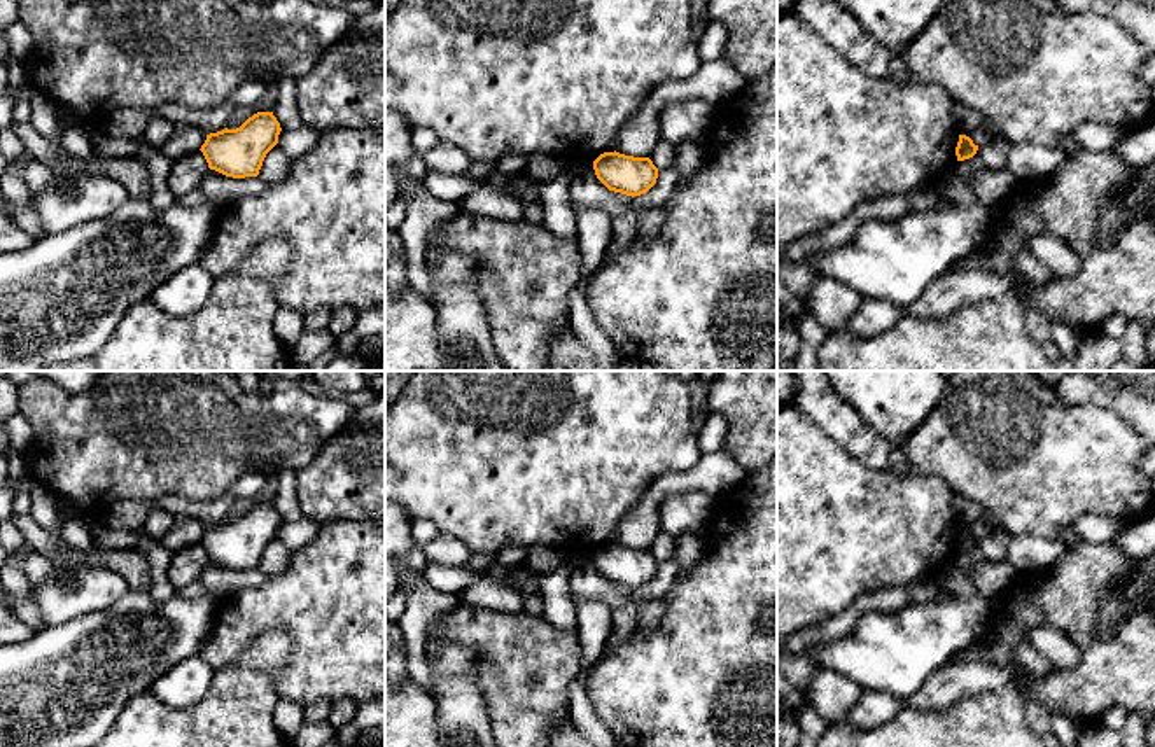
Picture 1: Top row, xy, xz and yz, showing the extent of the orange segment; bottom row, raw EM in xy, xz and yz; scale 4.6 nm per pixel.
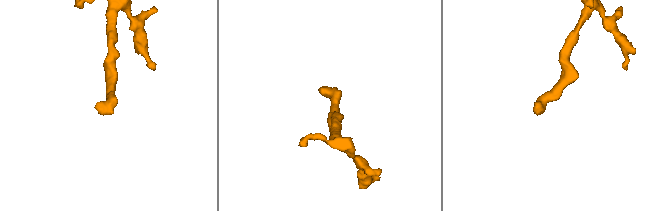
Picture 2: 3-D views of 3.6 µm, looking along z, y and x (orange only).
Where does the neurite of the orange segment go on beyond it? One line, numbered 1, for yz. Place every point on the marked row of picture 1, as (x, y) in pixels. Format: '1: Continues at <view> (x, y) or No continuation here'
1: No continuation here

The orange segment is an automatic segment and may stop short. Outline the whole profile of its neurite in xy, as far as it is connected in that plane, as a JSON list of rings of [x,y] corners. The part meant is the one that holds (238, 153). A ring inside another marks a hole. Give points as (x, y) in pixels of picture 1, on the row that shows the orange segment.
[[[257,112],[236,129],[206,135],[201,152],[210,170],[226,177],[257,177],[282,128],[273,112]]]

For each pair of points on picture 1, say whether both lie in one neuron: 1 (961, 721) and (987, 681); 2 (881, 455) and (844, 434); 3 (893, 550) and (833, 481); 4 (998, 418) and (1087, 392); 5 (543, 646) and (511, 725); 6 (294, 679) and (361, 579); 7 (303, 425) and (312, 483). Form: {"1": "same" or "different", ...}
{"1": "different", "2": "same", "3": "same", "4": "different", "5": "same", "6": "same", "7": "different"}

